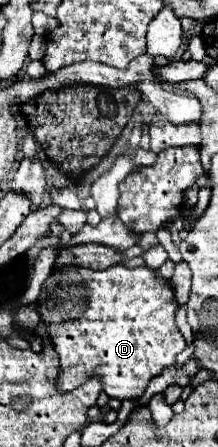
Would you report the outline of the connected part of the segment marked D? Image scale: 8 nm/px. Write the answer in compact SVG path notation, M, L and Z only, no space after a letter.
M69 265L57 269L43 283L37 305L39 317L45 323L47 335L59 355L57 389L63 393L77 389L89 377L99 377L105 385L103 391L109 397L119 401L137 399L143 395L149 379L175 365L175 357L185 349L185 339L175 327L177 301L171 283L165 281L159 271L149 267L129 269L125 265L113 265L109 269L95 271Z

